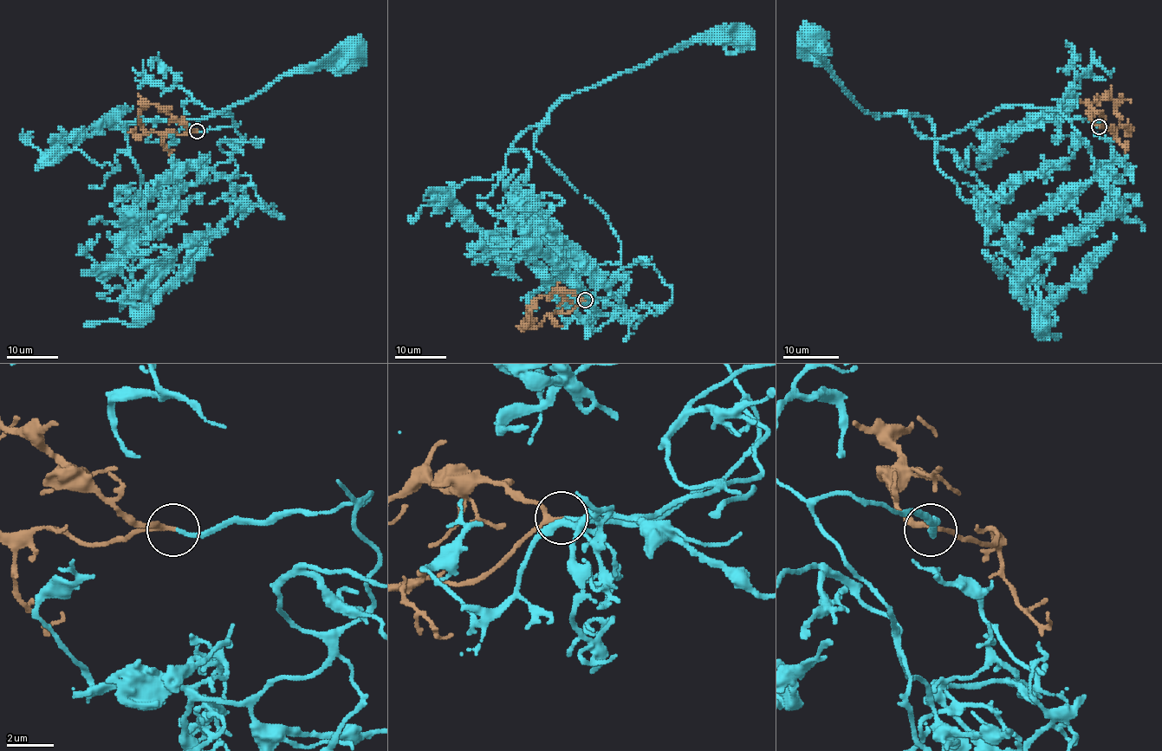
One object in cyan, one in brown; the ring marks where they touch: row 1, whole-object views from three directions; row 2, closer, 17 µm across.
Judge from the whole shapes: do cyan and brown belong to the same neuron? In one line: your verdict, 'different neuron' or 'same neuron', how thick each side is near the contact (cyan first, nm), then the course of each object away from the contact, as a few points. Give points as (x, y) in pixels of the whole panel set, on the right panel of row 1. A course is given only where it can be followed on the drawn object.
same neuron | 180/180 nm | cyan via (1099, 126), (1071, 121), (1094, 178), (1011, 249), (989, 244), (929, 119), (868, 114), (811, 32) | brown via (1099, 126), (1091, 119), (1091, 106), (1096, 96), (1109, 96), (1116, 106), (1114, 111), (1121, 119)

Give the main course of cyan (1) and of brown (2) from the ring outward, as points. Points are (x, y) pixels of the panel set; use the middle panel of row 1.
1: (586, 300), (629, 281), (592, 302), (554, 260), (522, 223), (535, 197), (513, 144), (564, 99), (743, 35)
2: (584, 300), (569, 292), (555, 292), (540, 297), (527, 313), (528, 320)

